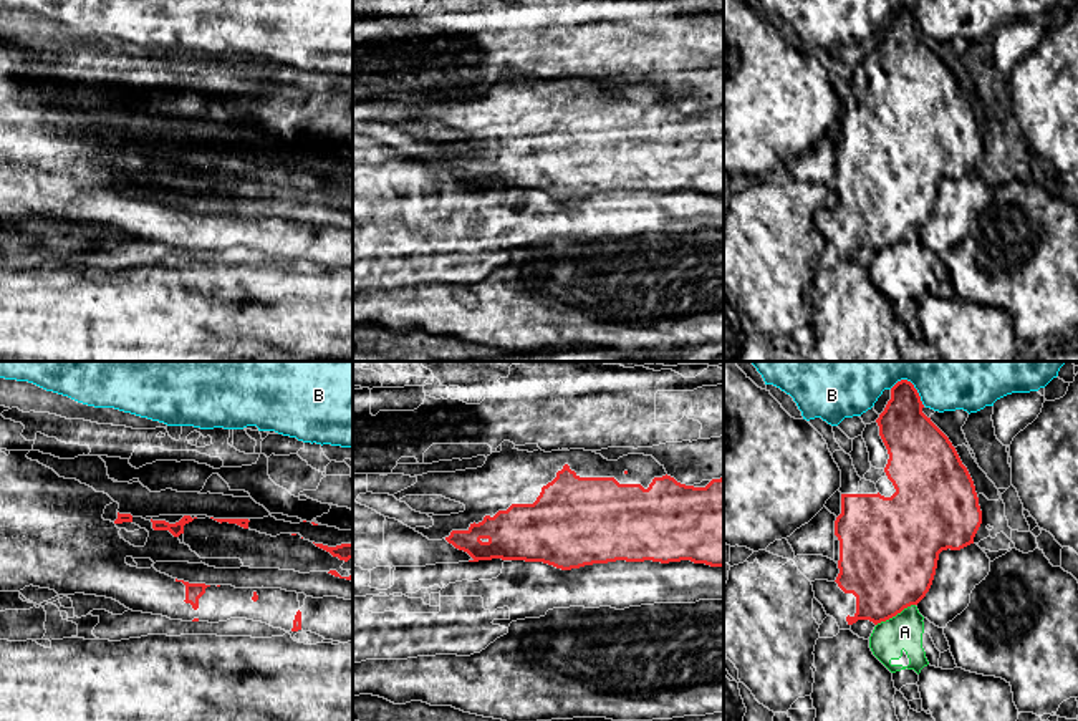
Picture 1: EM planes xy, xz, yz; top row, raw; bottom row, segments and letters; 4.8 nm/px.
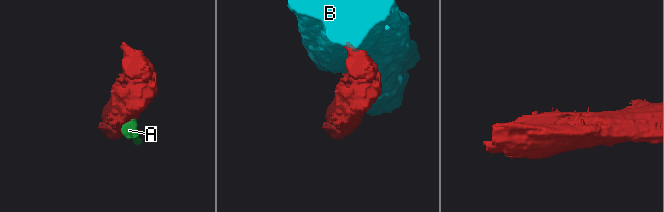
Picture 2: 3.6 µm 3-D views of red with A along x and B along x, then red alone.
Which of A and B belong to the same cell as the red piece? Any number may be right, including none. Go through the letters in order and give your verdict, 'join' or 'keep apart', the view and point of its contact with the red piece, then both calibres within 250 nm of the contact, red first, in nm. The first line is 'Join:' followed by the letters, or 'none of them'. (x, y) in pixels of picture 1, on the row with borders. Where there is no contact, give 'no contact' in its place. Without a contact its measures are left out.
Join: none of them
A: keep apart | yz (895, 615) | 440/180 nm
B: keep apart | yz (911, 383) | 260/460 nm

